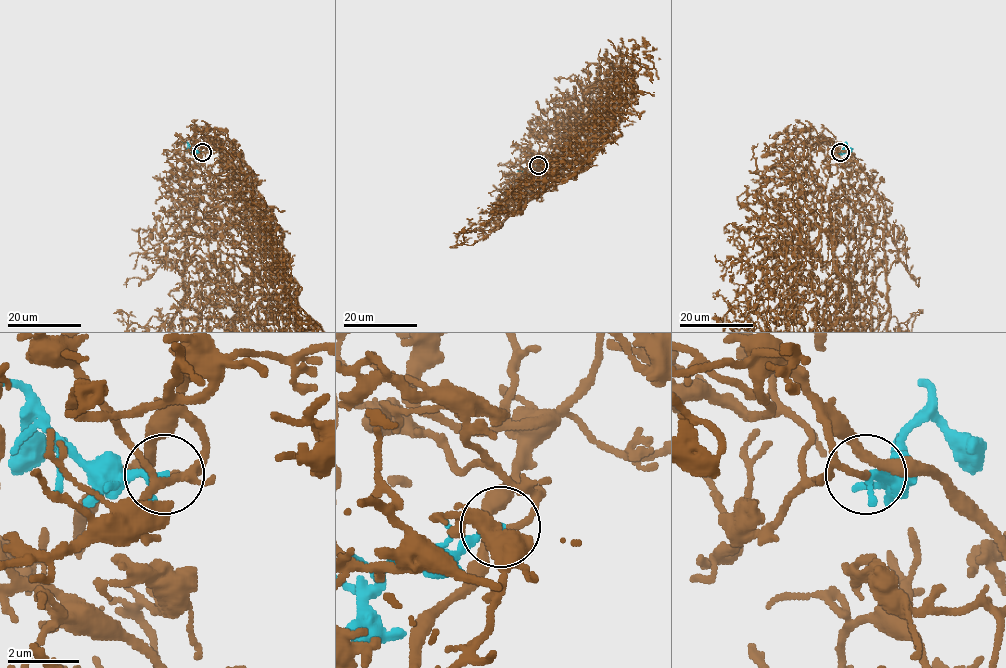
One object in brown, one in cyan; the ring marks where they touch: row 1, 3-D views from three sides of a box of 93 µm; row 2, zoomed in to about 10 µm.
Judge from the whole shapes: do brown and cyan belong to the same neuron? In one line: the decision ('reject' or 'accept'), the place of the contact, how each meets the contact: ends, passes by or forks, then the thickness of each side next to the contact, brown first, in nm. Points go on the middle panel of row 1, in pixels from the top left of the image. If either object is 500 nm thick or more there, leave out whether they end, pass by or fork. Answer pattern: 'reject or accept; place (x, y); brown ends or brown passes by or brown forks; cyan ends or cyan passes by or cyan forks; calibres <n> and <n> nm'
accept; place (538, 165); brown ends; cyan ends; calibres 170 and 240 nm

